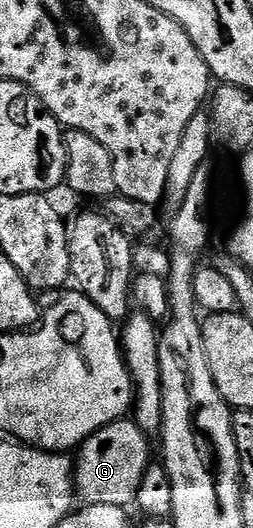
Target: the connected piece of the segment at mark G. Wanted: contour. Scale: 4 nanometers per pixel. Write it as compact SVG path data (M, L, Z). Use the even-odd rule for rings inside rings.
M130 418L112 422L92 434L76 452L74 490L77 499L86 506L99 504L126 508L133 505L138 498L144 470L152 463L149 443L151 444L151 441L146 433Z

